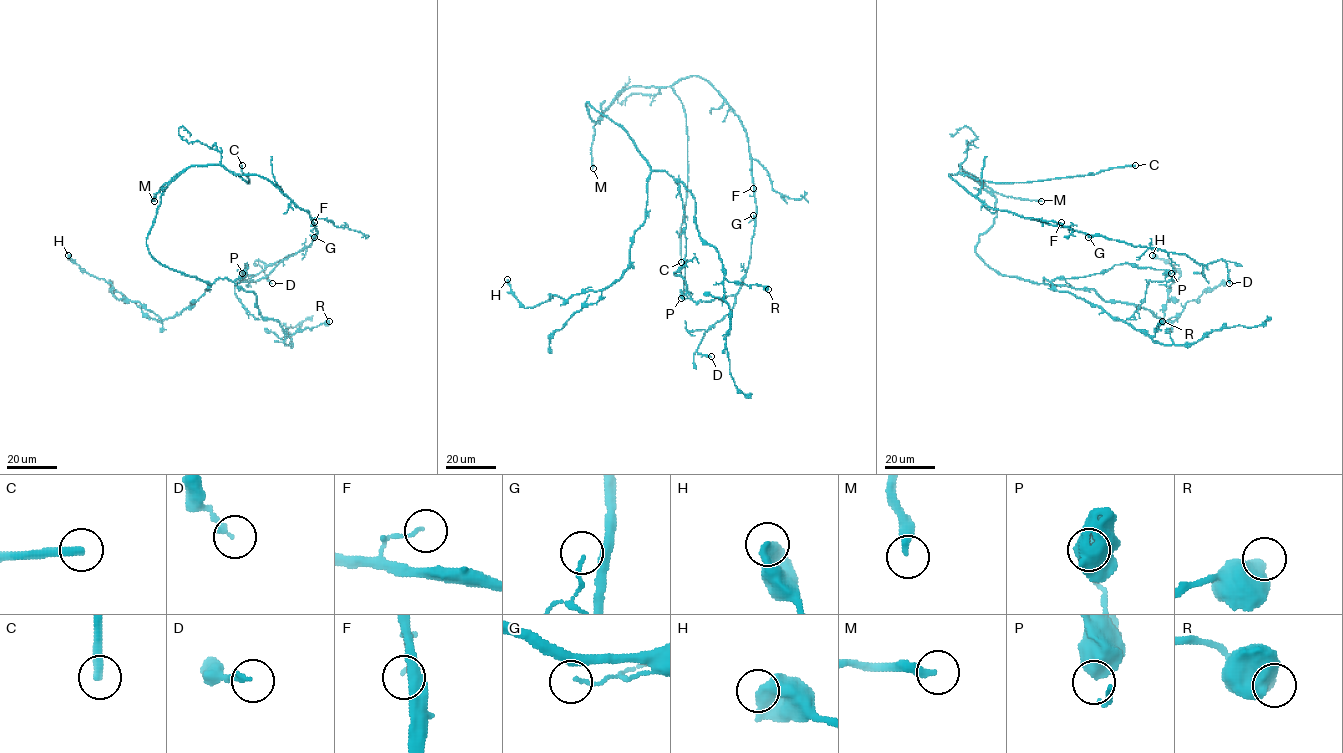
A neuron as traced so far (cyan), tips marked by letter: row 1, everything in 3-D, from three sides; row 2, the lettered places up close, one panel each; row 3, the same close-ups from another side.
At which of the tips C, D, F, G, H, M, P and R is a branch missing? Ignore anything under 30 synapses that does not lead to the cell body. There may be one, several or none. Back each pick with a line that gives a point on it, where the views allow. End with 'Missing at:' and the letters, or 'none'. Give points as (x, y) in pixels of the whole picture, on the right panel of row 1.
C: at (1135, 165)
M: at (1041, 201)
Missing at: C, M

